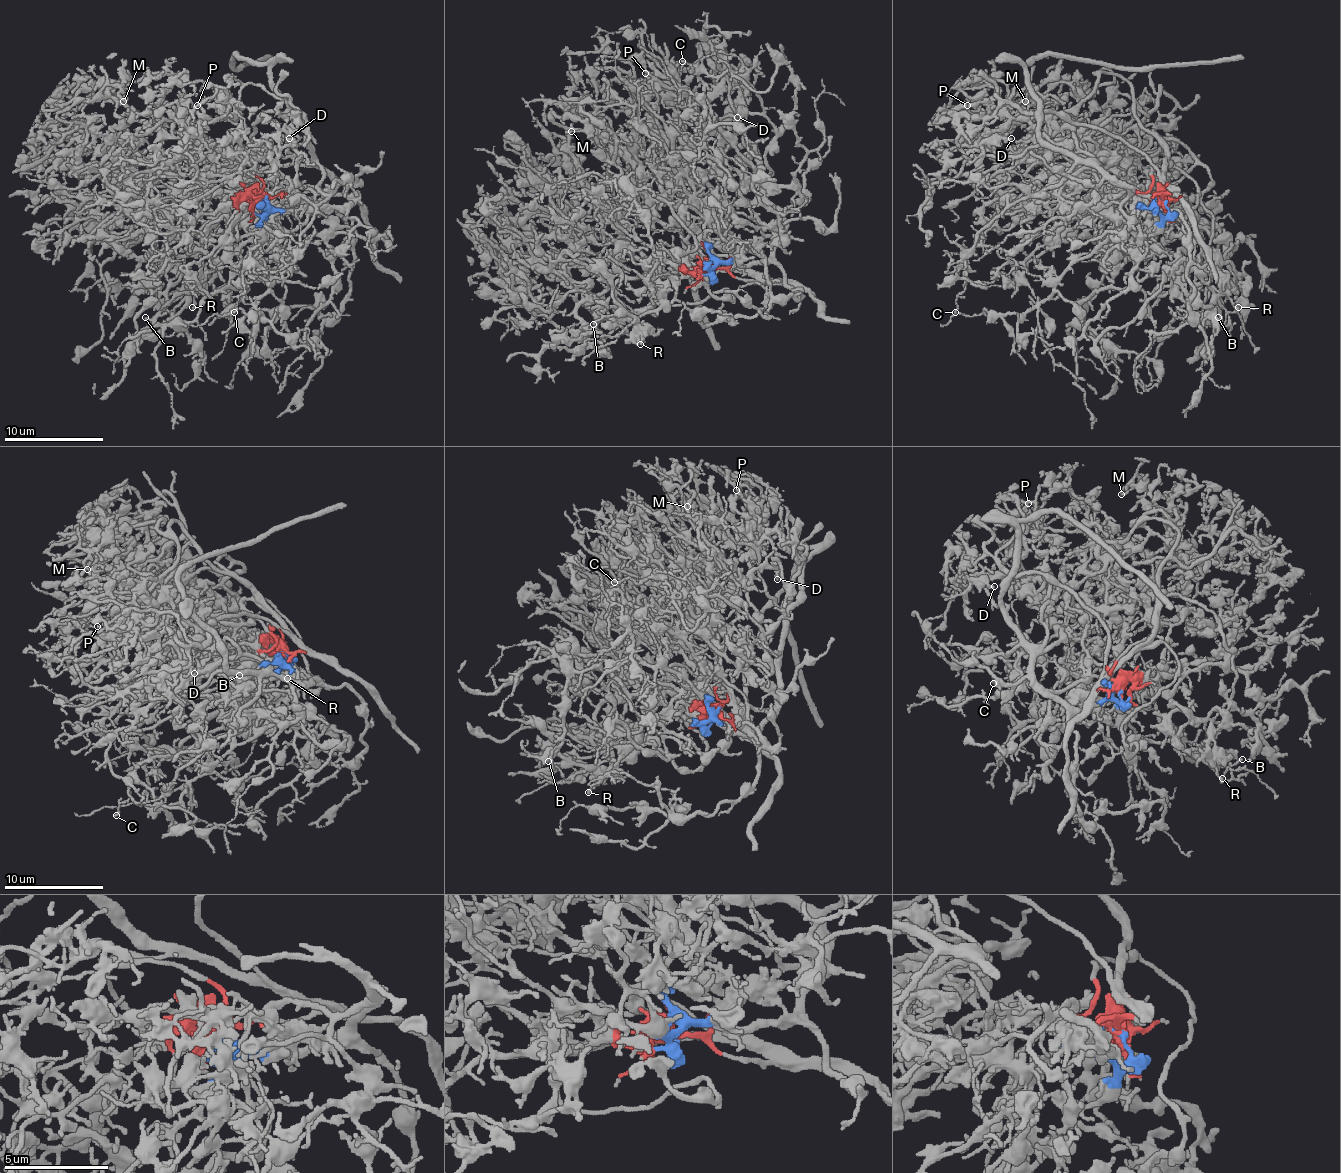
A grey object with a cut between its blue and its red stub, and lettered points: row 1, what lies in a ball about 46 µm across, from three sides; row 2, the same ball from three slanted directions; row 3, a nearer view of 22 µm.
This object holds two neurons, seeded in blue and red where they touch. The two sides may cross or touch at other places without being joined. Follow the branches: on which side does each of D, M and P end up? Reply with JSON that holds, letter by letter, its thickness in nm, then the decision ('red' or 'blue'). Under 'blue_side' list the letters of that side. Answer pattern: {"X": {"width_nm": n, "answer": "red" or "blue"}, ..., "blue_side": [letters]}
{"D": {"width_nm": 220, "answer": "red"}, "M": {"width_nm": 170, "answer": "red"}, "P": {"width_nm": 180, "answer": "red"}, "blue_side": []}

